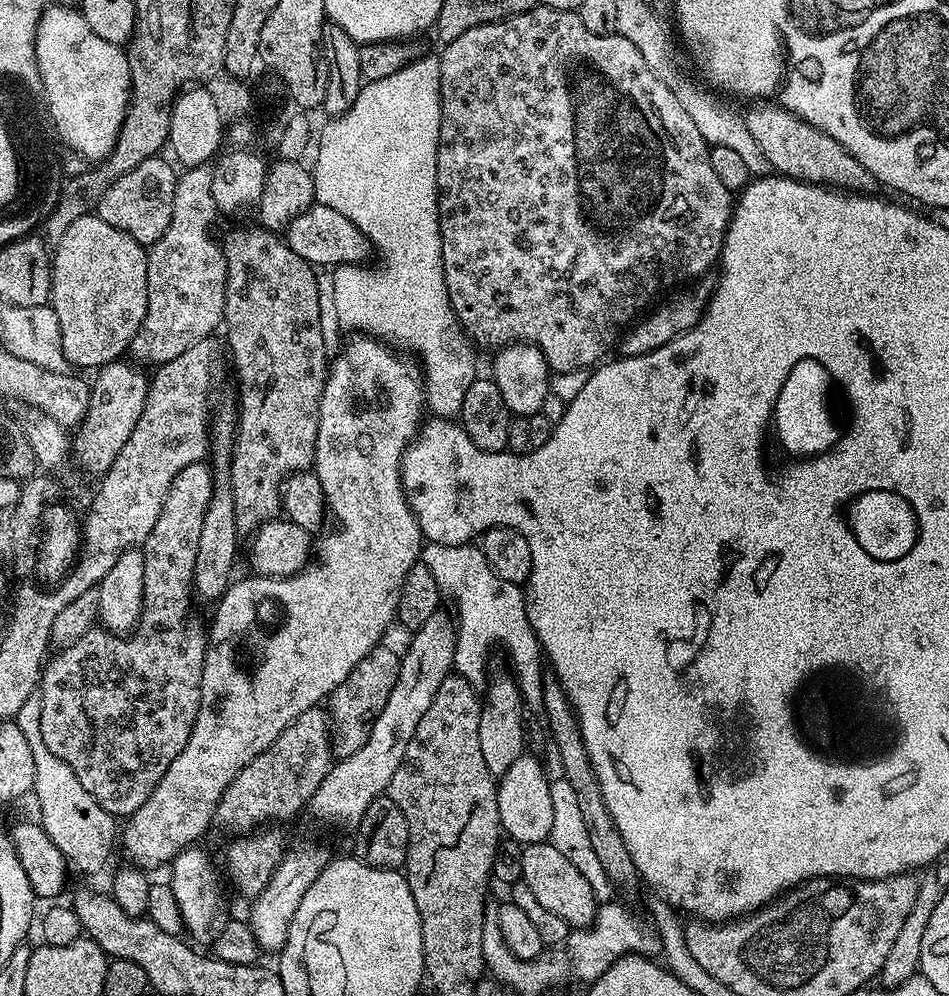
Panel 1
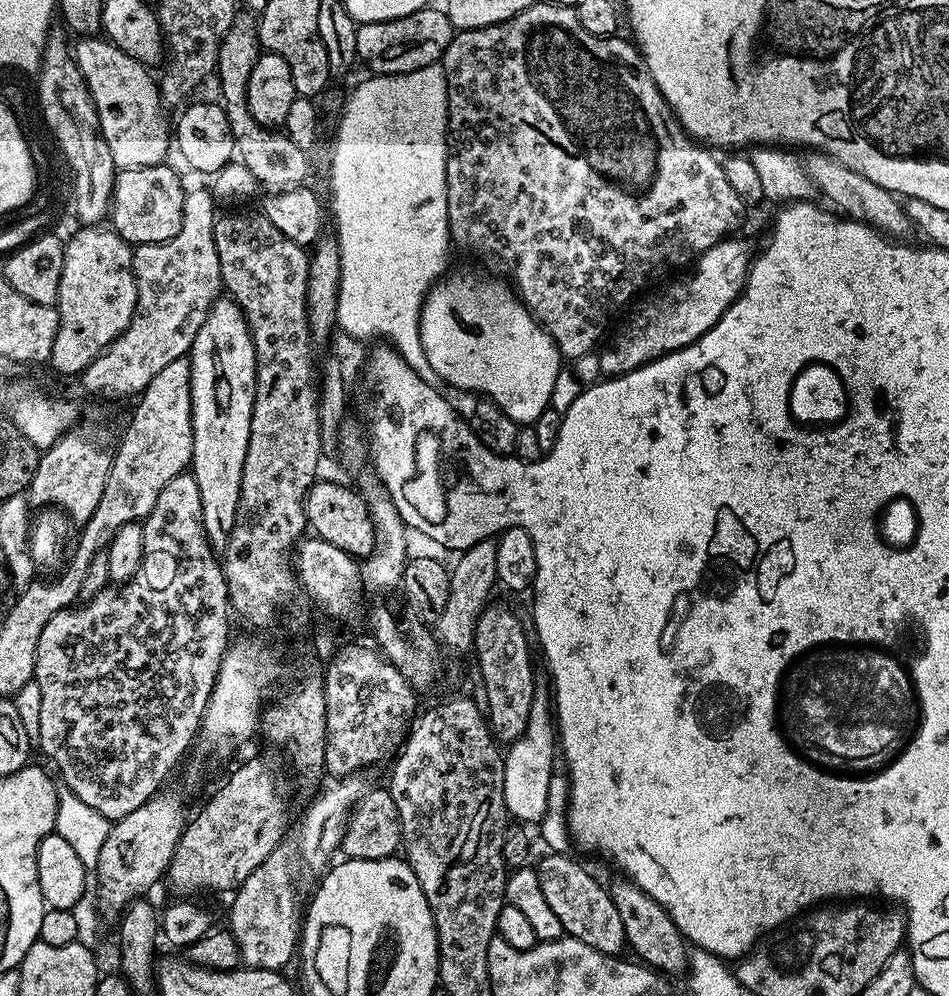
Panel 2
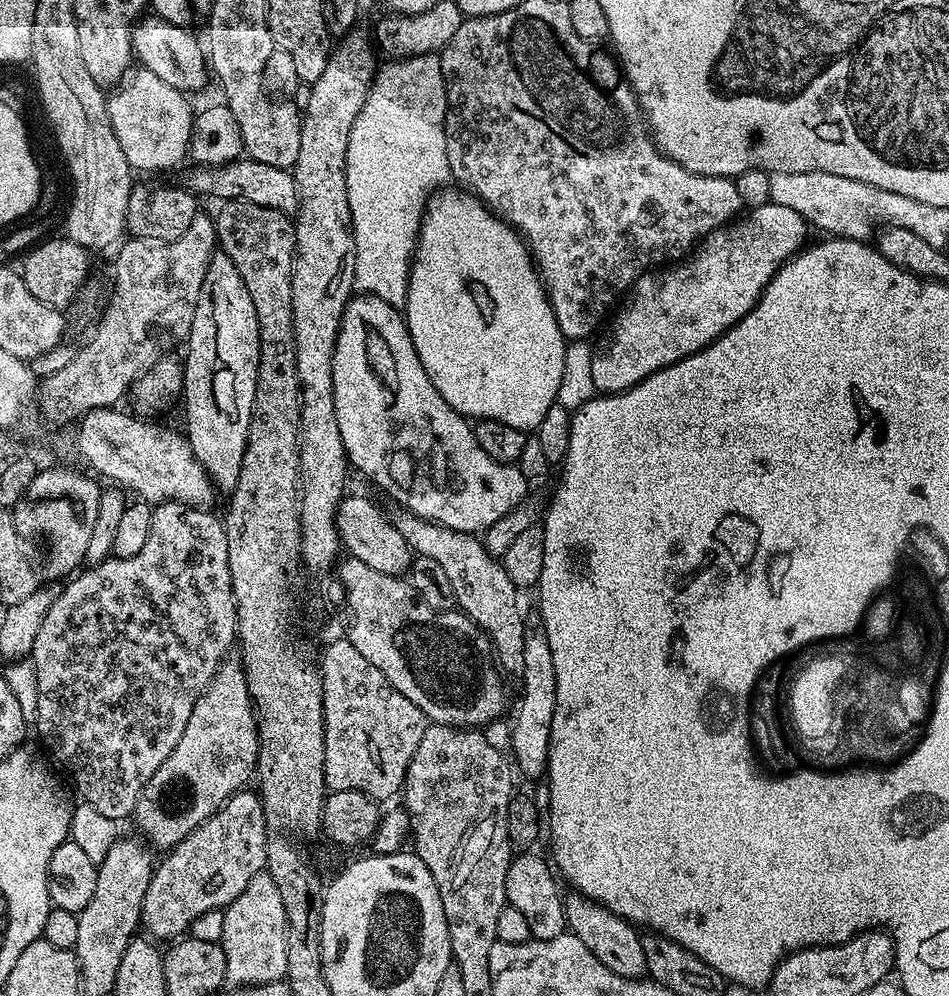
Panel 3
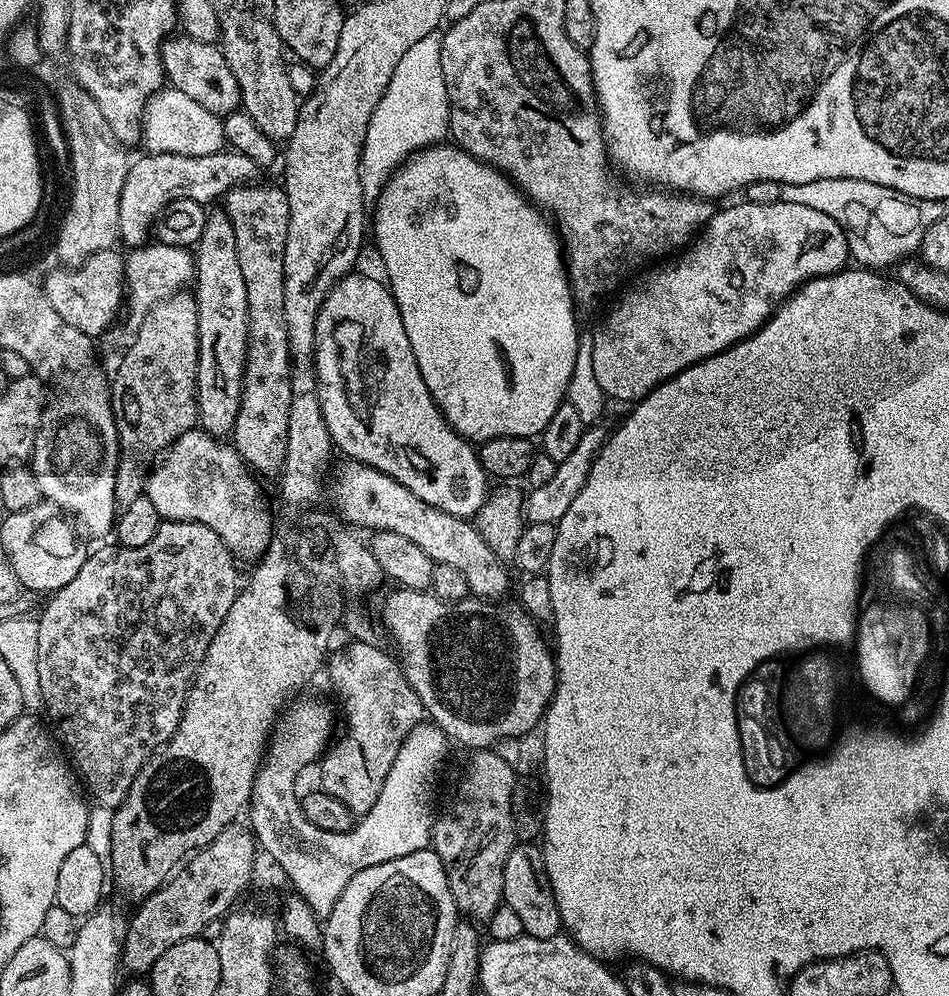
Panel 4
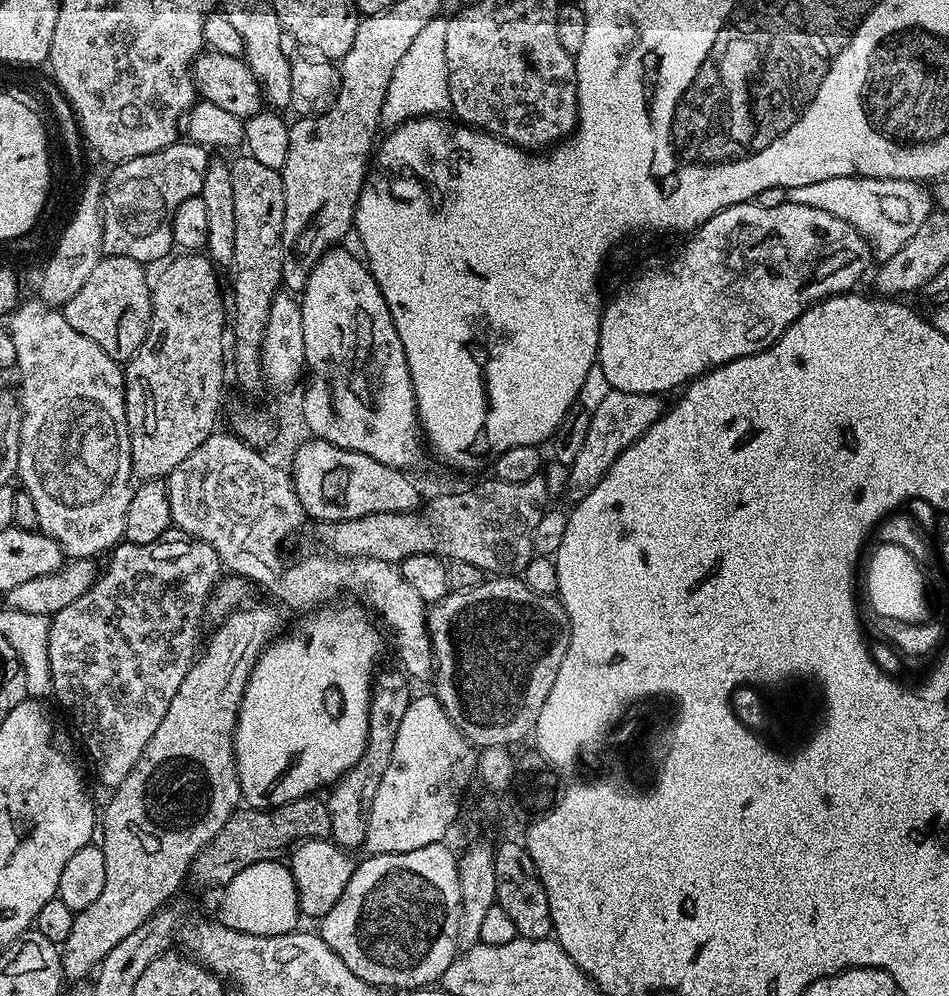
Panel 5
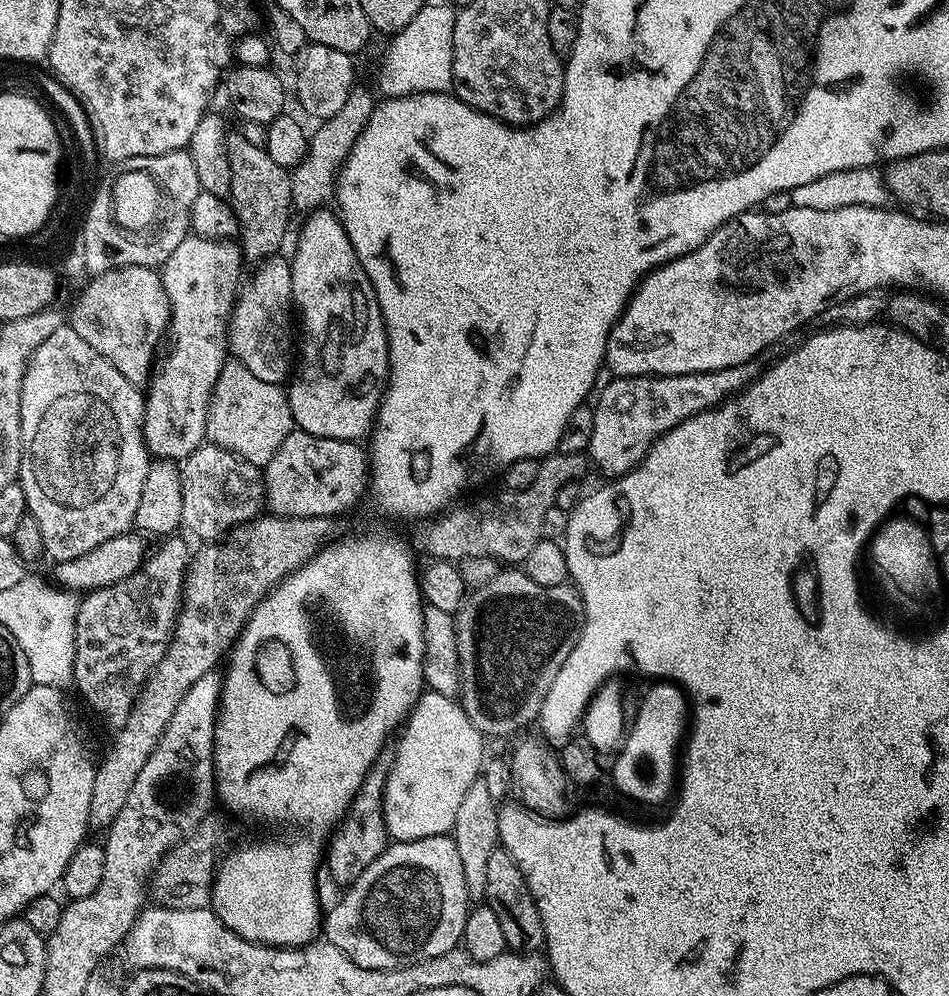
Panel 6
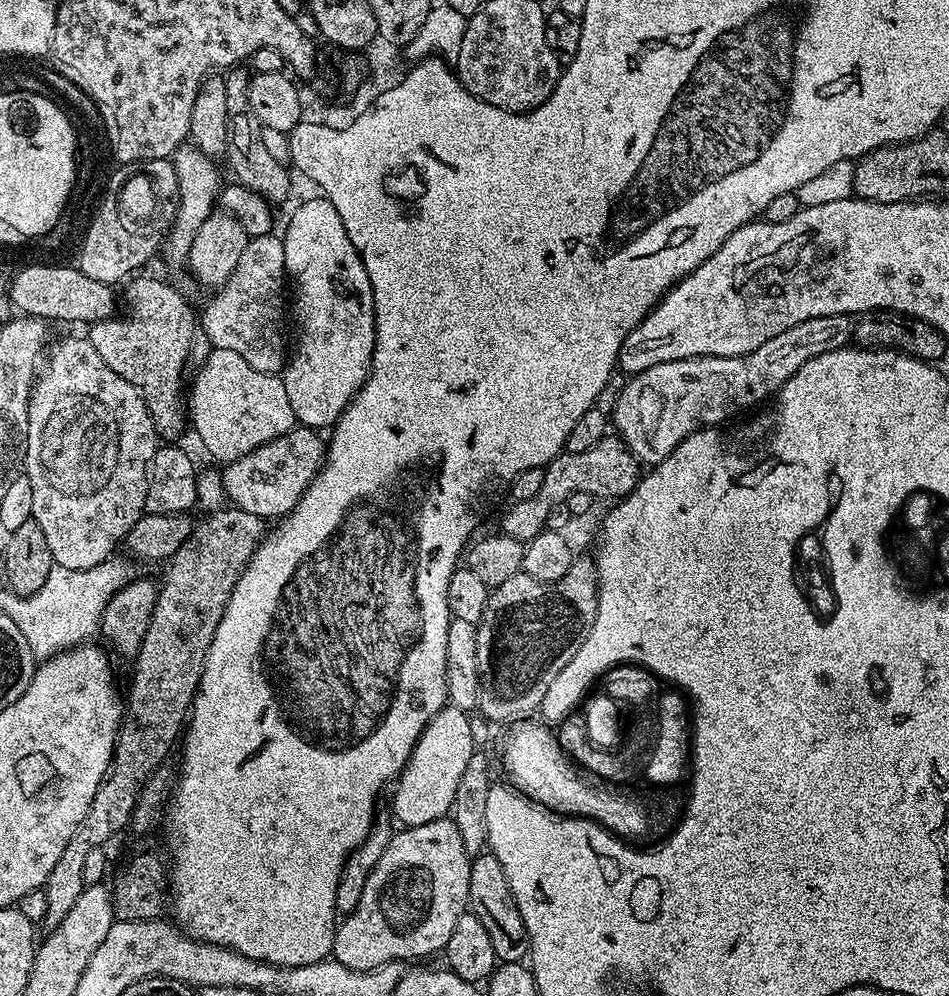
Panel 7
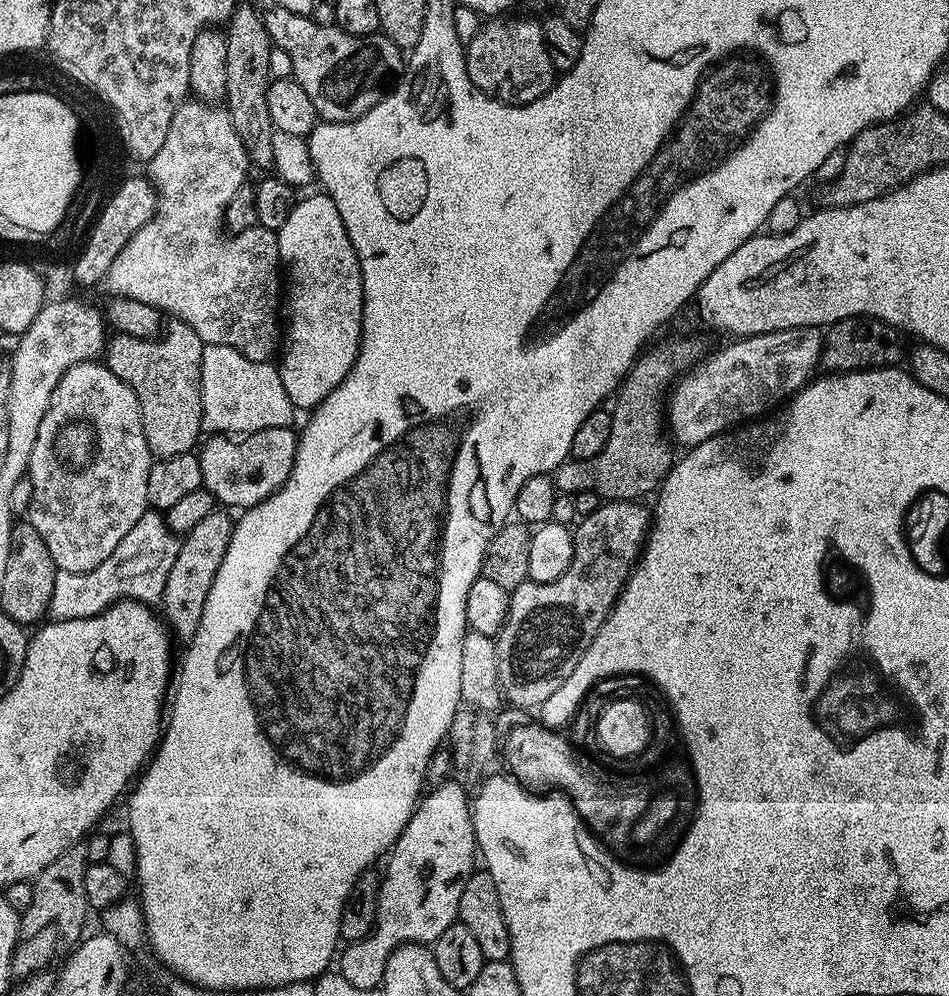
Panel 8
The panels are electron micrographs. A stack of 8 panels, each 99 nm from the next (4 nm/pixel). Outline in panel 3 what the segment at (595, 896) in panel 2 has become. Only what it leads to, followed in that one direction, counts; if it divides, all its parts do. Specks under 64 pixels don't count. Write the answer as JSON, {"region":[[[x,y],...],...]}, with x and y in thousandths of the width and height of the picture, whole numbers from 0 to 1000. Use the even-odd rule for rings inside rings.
{"region":[[[606,894],[600,895],[600,897],[594,900],[597,935],[602,939],[608,940],[617,949],[617,954],[626,957],[630,966],[634,966],[634,970],[639,970],[639,974],[665,984],[675,983],[682,977],[683,971],[677,954],[675,937],[670,937],[673,936],[671,929],[656,924],[654,920],[634,911],[621,900],[612,900]]]}

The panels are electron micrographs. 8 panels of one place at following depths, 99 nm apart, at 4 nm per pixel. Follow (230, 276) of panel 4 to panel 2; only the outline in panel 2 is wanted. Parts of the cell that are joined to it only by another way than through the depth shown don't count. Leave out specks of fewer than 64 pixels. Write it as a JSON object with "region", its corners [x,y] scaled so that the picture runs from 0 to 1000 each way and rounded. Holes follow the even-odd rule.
{"region":[[[230,299],[223,304],[223,310],[217,315],[217,323],[213,323],[213,331],[209,331],[209,339],[204,339],[202,351],[197,358],[200,367],[200,408],[202,409],[202,435],[204,436],[200,473],[204,484],[209,484],[209,500],[213,500],[213,528],[217,532],[217,540],[224,554],[234,556],[242,544],[242,532],[247,532],[247,524],[251,520],[251,496],[255,496],[255,468],[259,464],[259,448],[263,444],[263,420],[268,412],[268,396],[270,395],[270,356],[266,336],[255,311],[243,299]]]}

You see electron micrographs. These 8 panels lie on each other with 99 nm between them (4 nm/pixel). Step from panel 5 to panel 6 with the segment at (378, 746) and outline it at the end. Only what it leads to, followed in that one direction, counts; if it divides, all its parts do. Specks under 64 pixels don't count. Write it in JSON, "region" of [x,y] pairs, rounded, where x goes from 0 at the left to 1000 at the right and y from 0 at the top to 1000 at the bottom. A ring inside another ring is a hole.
{"region":[[[406,753],[398,757],[398,761],[392,766],[392,771],[386,777],[381,789],[371,800],[367,814],[364,815],[362,820],[354,828],[345,844],[344,873],[354,890],[372,888],[381,878],[381,873],[386,873],[386,869],[390,869],[390,865],[398,862],[411,846],[404,819],[404,805],[413,764],[414,756],[412,754]]]}

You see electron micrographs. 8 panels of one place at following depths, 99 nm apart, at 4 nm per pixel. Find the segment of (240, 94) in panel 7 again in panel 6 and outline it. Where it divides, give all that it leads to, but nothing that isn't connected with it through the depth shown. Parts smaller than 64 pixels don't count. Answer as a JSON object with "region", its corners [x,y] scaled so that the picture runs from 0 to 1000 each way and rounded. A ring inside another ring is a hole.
{"region":[[[254,135],[241,136],[238,141],[238,152],[242,159],[242,187],[244,195],[242,204],[253,225],[251,244],[256,260],[277,263],[294,254],[299,245],[299,236],[303,233],[303,220],[310,214],[308,203],[308,178],[305,170],[293,167],[280,150],[261,143]]]}

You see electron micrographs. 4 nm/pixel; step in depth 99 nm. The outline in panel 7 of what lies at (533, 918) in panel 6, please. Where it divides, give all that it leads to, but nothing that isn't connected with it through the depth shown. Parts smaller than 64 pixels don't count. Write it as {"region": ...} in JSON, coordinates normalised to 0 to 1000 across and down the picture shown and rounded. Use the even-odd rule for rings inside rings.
{"region":[[[516,854],[505,856],[497,864],[493,906],[495,915],[508,926],[508,930],[512,930],[512,938],[516,938],[524,965],[533,968],[549,967],[558,956],[554,926],[550,926],[550,918],[542,906],[542,898],[537,894],[537,886],[533,886],[529,867]]]}

